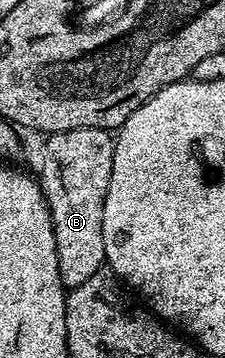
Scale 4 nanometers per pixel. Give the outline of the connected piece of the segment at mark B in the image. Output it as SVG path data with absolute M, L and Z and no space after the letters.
M74 128L70 132L47 135L44 142L44 159L40 162L38 181L44 193L46 204L52 213L54 244L58 252L58 272L65 287L71 288L90 280L94 272L105 265L104 245L102 244L102 212L106 204L106 192L110 188L110 172L114 164L113 135L98 128Z

